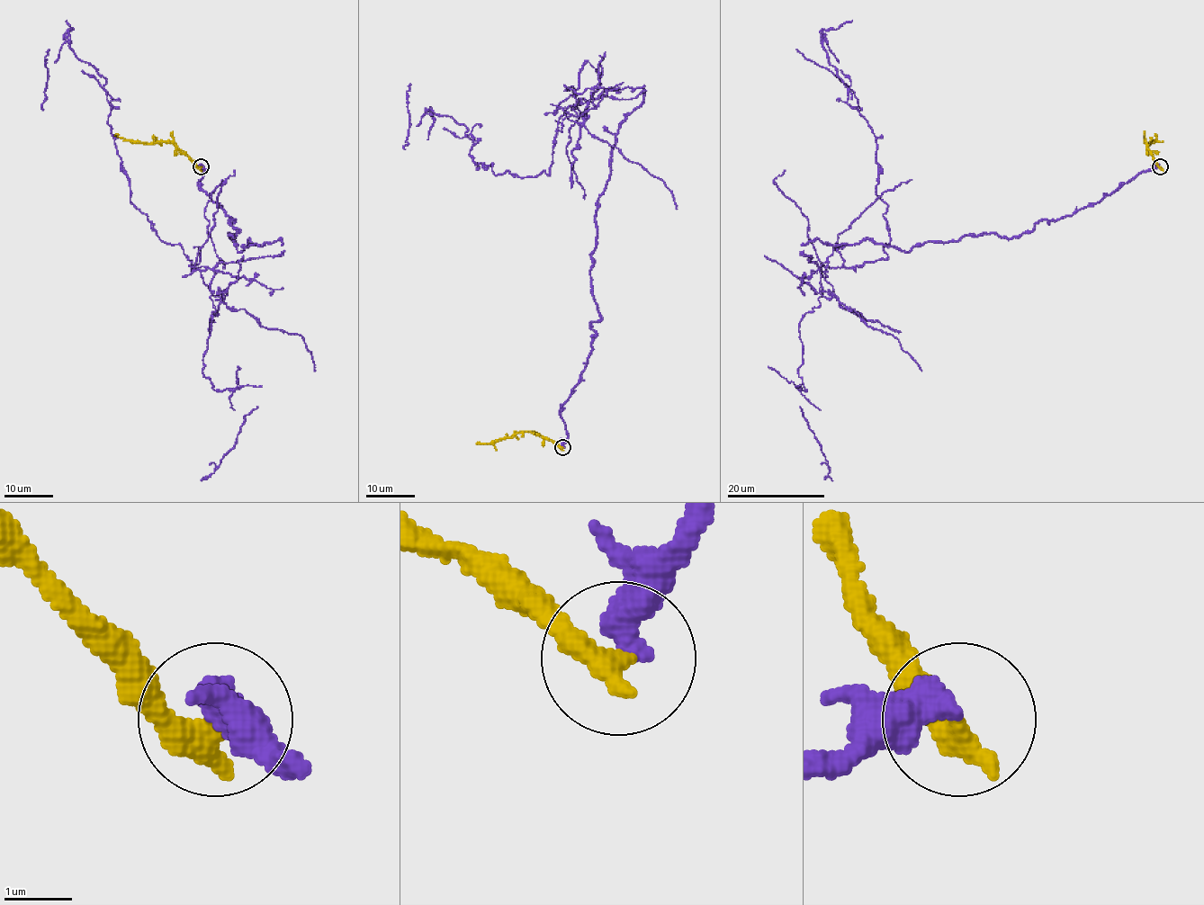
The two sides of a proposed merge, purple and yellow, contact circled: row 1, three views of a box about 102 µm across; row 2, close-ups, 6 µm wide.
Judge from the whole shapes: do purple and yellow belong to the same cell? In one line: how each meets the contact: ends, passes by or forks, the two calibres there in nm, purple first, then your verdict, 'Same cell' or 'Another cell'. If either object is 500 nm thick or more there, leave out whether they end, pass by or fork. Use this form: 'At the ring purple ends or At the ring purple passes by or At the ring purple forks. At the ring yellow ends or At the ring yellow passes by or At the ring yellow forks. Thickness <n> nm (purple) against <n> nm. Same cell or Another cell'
At the ring purple ends. At the ring yellow ends. Thickness 480 nm (purple) against 460 nm. Another cell

